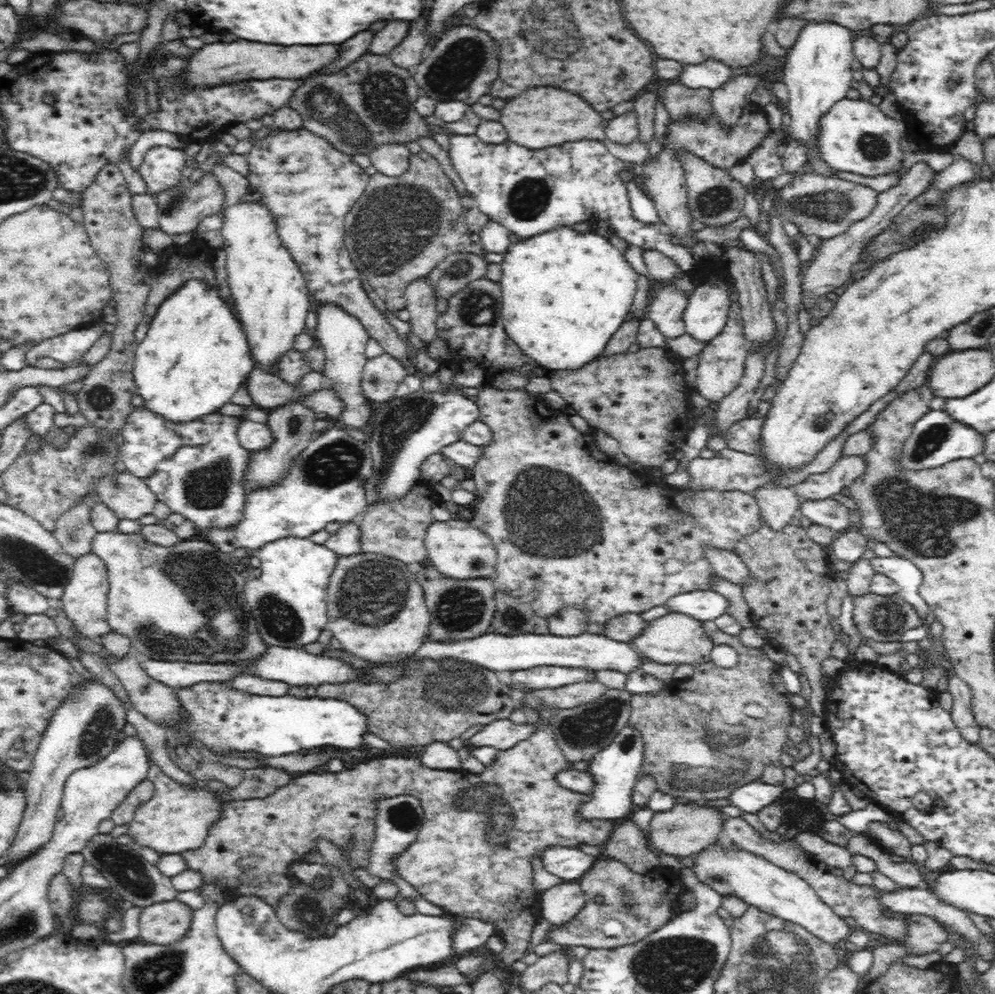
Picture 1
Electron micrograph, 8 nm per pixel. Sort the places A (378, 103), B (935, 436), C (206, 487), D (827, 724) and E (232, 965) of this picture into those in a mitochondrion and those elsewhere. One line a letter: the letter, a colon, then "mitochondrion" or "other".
A: mitochondrion
B: mitochondrion
C: mitochondrion
D: other
E: other

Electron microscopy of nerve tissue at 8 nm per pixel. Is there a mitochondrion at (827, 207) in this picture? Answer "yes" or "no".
yes

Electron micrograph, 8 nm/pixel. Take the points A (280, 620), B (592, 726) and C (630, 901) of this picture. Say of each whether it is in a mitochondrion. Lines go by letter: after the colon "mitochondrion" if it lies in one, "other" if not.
A: mitochondrion
B: mitochondrion
C: mitochondrion

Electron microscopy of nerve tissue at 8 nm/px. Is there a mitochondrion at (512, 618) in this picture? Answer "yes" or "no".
yes

